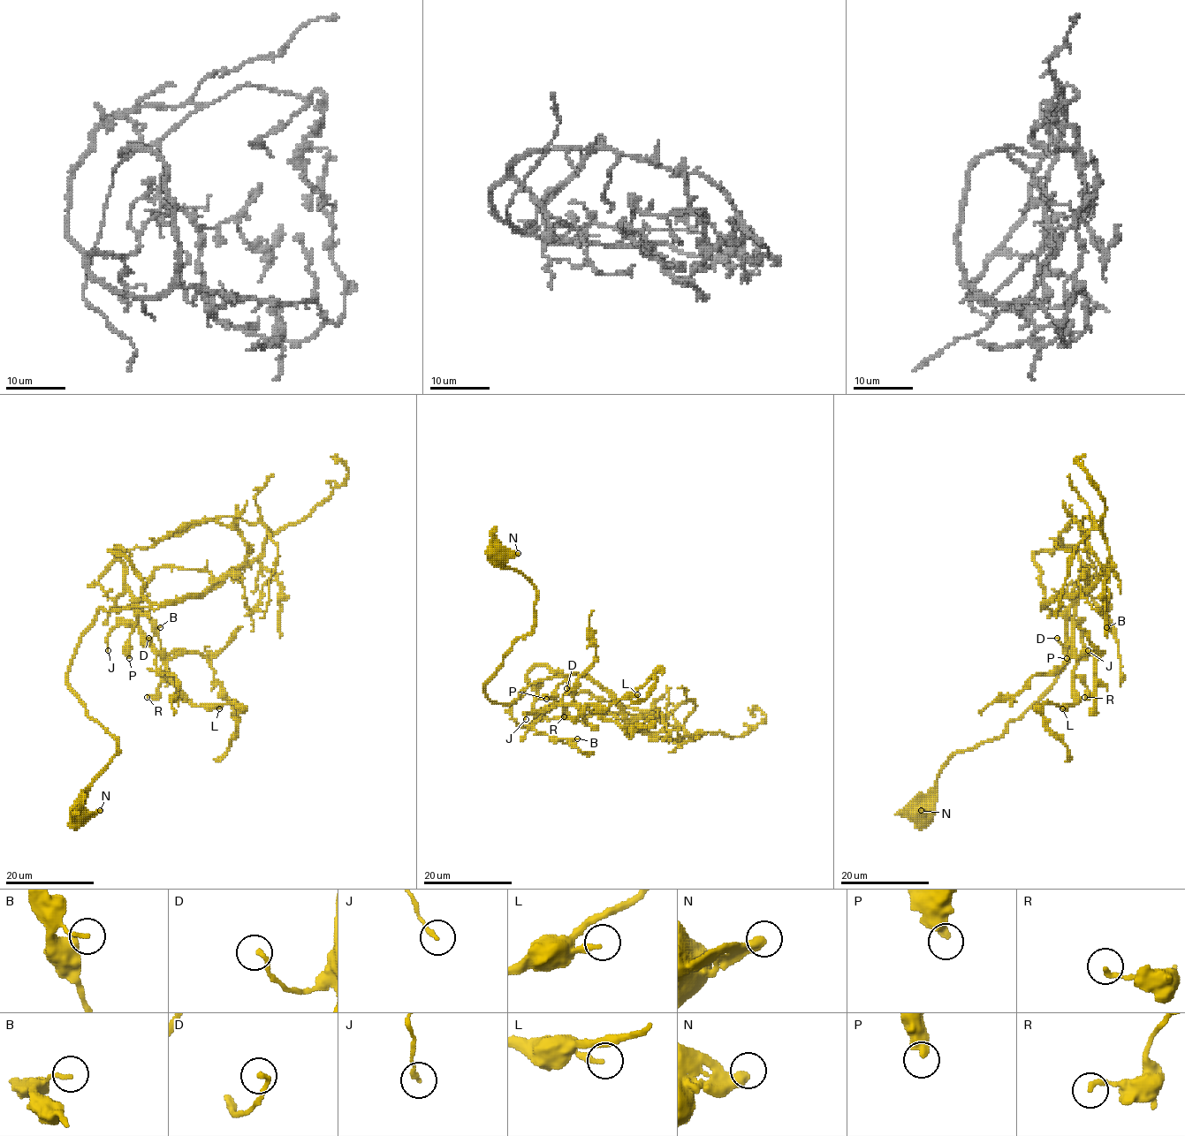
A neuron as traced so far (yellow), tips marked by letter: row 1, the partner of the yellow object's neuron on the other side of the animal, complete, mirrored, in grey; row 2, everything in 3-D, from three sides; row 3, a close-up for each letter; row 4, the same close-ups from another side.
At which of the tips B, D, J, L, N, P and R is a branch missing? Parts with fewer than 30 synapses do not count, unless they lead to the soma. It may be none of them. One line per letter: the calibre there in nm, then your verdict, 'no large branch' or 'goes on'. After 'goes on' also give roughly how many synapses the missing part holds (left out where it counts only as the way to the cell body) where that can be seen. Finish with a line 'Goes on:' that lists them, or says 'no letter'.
B: 170 nm | no large branch
D: 190 nm | no large branch
J: 190 nm | no large branch
L: 240 nm | no large branch
N: 440 nm | no large branch
P: 440 nm | no large branch
R: 200 nm | no large branch
Goes on: no letter

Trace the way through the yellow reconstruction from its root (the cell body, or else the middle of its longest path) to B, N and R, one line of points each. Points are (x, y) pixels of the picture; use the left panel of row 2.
B: (77, 814), (119, 751), (68, 667), (102, 607), (151, 605), (109, 551), (116, 605), (160, 627)
N: (77, 814), (72, 816), (88, 818), (100, 810)
R: (77, 814), (119, 751), (68, 667), (102, 607), (151, 605), (117, 547), (138, 631), (165, 667), (147, 697)

